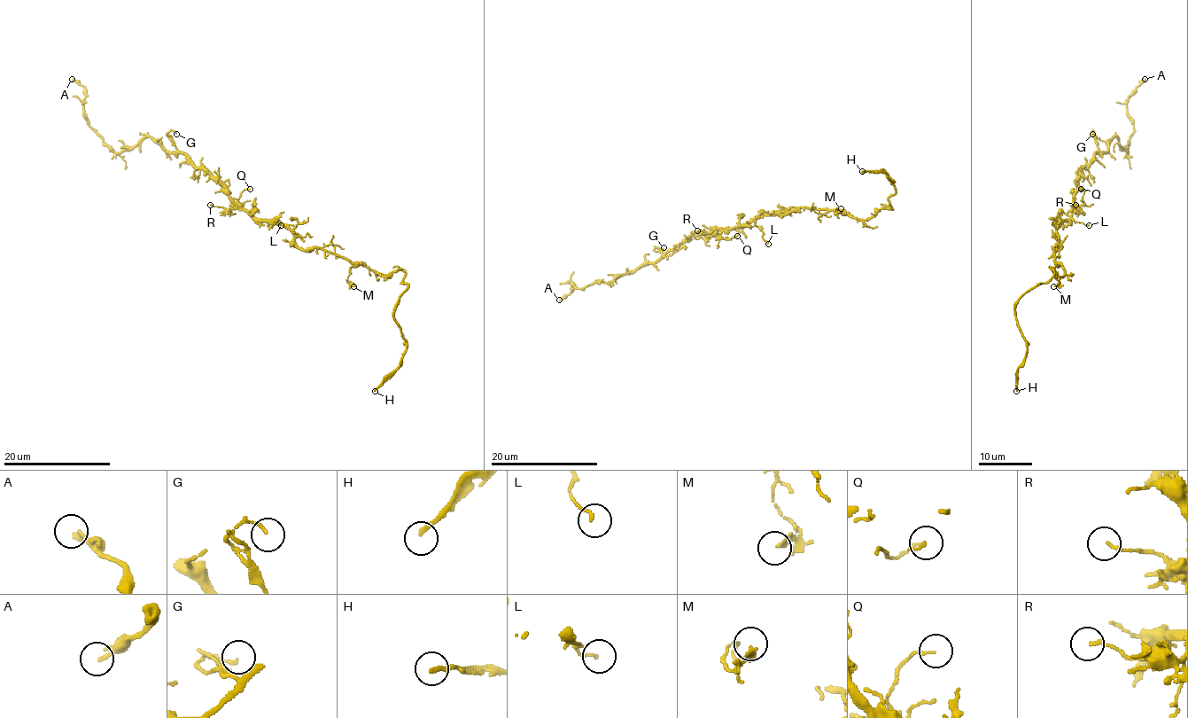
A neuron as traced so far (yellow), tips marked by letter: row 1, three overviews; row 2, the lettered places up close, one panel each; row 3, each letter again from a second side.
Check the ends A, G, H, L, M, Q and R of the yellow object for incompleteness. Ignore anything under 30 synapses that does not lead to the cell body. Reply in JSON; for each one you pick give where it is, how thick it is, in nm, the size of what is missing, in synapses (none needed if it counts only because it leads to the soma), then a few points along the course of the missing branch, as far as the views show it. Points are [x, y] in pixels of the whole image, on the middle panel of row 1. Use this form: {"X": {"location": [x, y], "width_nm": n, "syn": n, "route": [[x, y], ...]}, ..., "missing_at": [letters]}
{"H": {"location": [862, 171], "width_nm": 200, "route": [[862, 171], [834, 179], [830, 174], [830, 166], [824, 164]]}, "missing_at": ["H"]}

